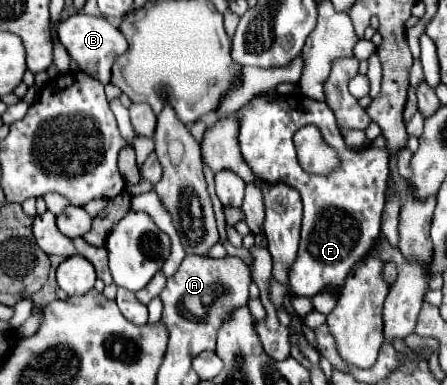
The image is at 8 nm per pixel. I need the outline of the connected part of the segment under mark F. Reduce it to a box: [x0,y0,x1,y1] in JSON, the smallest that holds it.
[238,95,390,297]

